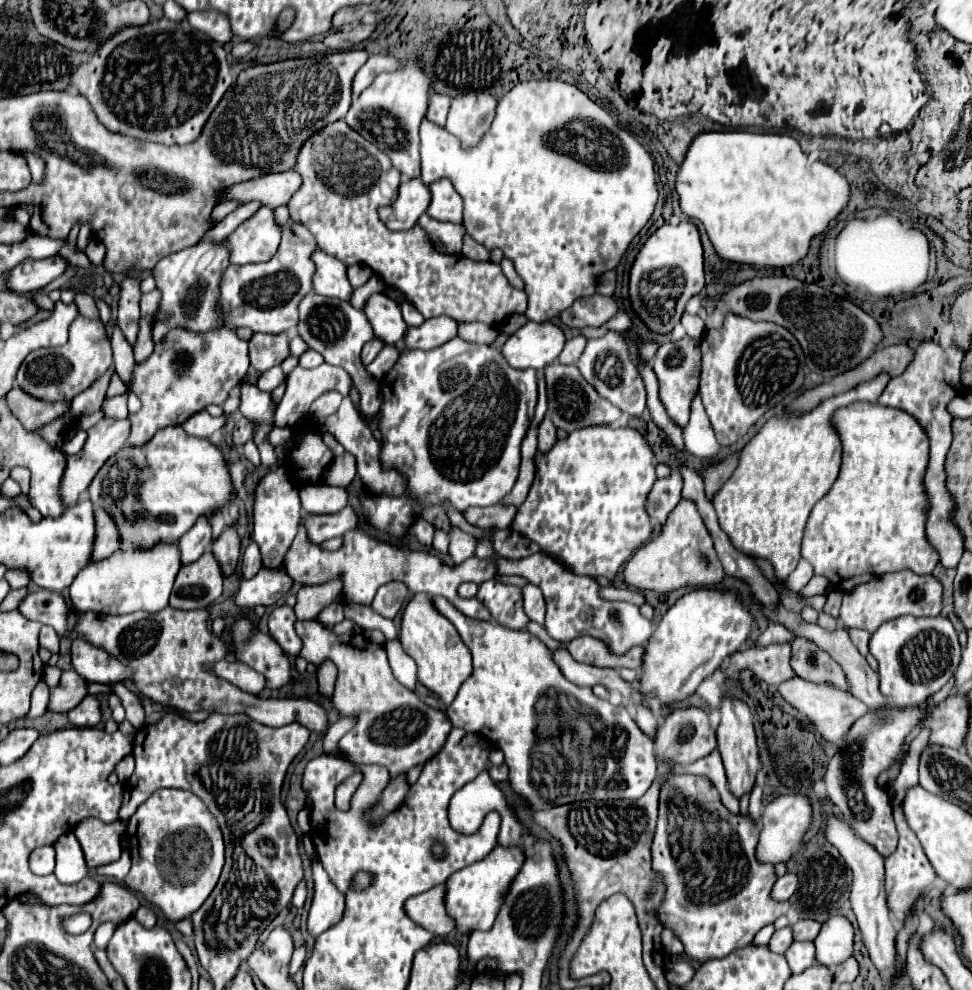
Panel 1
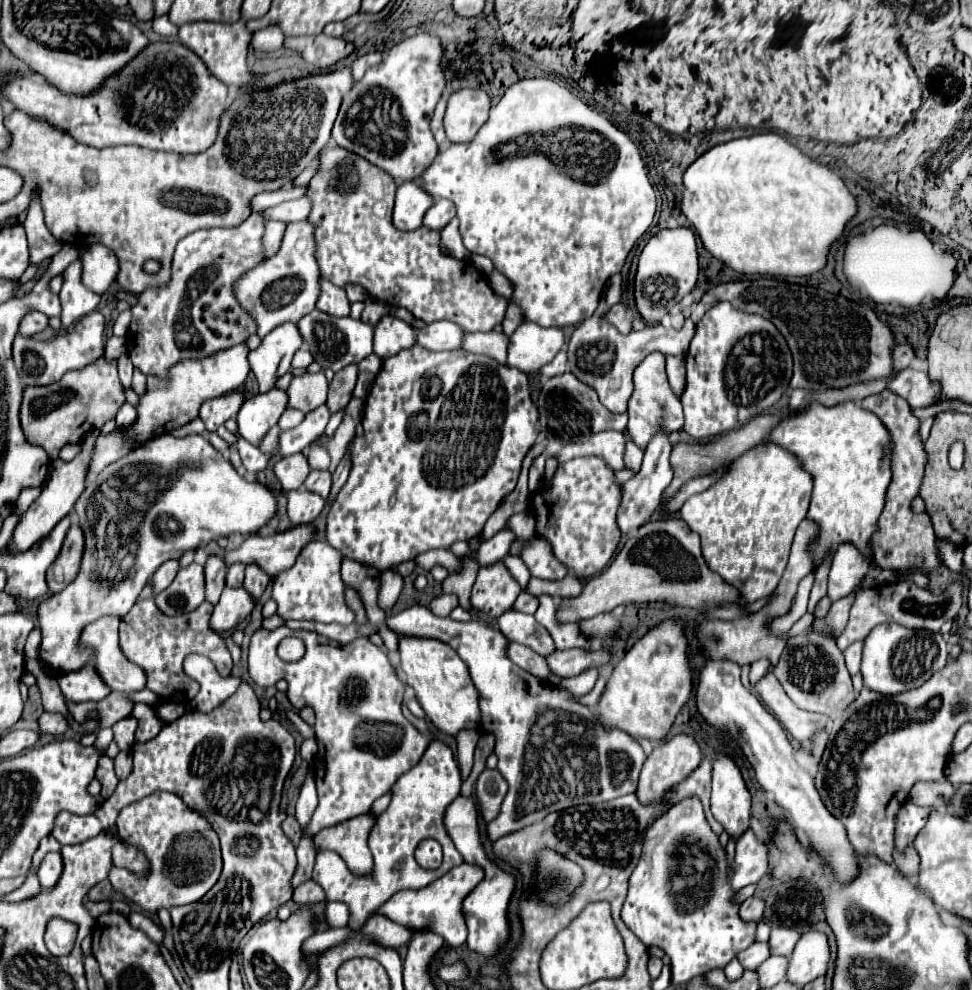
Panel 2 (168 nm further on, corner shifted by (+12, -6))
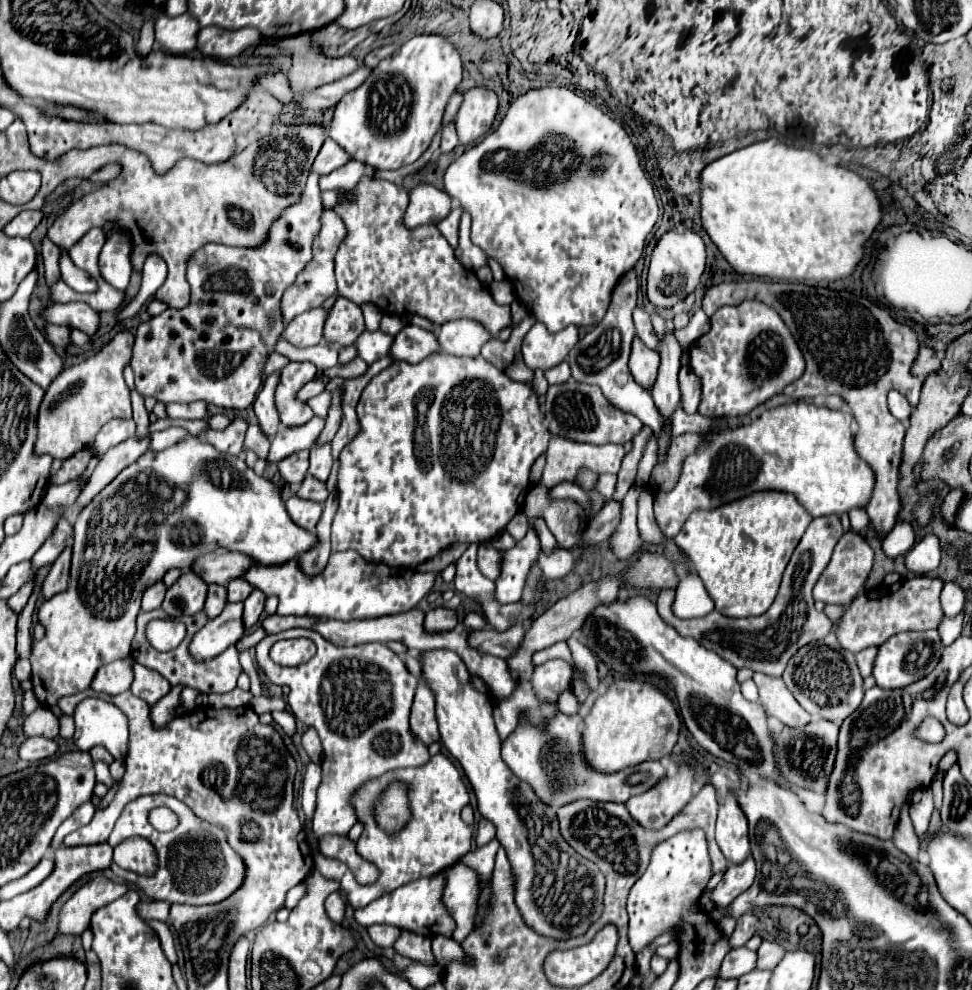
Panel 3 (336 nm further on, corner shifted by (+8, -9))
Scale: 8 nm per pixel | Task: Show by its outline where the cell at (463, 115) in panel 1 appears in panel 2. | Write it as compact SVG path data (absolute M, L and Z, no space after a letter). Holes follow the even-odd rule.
M459 90L451 94L443 118L445 134L451 142L471 142L489 118L489 96L483 90Z

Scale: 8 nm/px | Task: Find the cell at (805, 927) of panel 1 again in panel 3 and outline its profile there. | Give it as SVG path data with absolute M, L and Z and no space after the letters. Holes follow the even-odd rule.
M763 941L761 947L757 949L757 969L773 969L781 959L783 959L785 951L777 945L777 943L769 943Z

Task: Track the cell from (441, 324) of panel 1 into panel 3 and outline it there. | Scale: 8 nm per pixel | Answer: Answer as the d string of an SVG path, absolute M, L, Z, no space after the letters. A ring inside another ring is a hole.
M455 319L441 327L437 339L443 353L459 357L477 357L485 341L491 341L493 335L473 319Z

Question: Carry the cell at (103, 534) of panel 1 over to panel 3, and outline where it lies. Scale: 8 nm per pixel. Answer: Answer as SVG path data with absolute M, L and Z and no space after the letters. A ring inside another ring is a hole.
M67 547L67 549L57 557L57 561L53 563L53 567L51 567L47 579L43 581L43 585L41 585L43 599L53 597L55 593L59 593L61 589L67 587L67 581L69 581L69 567L71 567L71 547Z

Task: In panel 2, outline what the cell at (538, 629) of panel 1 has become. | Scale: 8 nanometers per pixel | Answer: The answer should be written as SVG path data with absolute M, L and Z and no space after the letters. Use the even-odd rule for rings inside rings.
M463 554L461 560L463 560L463 564L461 564L459 572L457 574L449 574L443 580L443 592L457 594L459 596L459 606L465 608L465 610L469 610L469 612L473 612L475 608L469 602L469 594L471 594L471 586L475 582L479 564L473 558L469 558L469 554Z

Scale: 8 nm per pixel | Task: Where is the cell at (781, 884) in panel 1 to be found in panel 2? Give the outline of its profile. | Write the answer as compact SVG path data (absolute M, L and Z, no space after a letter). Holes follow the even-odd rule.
M757 894L747 898L739 908L739 916L743 920L761 920L763 912L765 912L765 900L761 896L757 896Z

